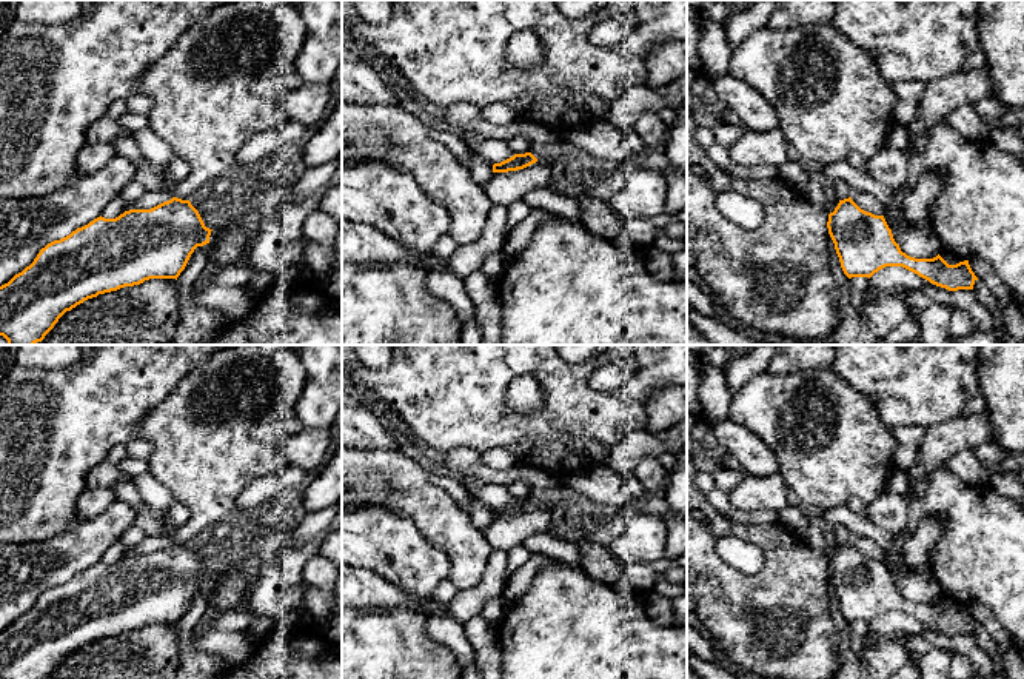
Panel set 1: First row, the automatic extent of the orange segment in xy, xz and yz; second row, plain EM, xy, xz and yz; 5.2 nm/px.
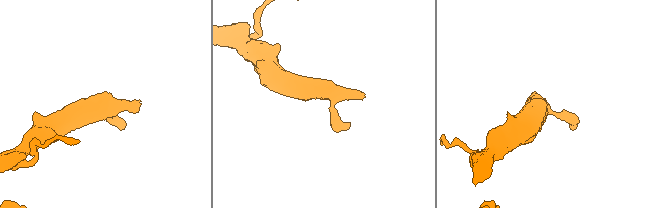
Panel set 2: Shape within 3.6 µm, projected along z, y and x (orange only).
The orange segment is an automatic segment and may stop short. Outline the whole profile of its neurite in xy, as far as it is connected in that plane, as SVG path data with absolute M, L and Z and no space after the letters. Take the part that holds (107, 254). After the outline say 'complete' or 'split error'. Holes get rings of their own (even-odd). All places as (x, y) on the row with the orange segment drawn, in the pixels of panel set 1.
M177 197L115 219L100 216L48 243L29 266L0 286L0 336L8 345L35 345L66 311L88 299L149 279L177 280L194 249L209 243L211 231L191 202Z; complete

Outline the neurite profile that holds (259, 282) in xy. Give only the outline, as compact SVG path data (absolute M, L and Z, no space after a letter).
M268 271L254 273L246 286L256 293L263 294L276 282L276 274Z

